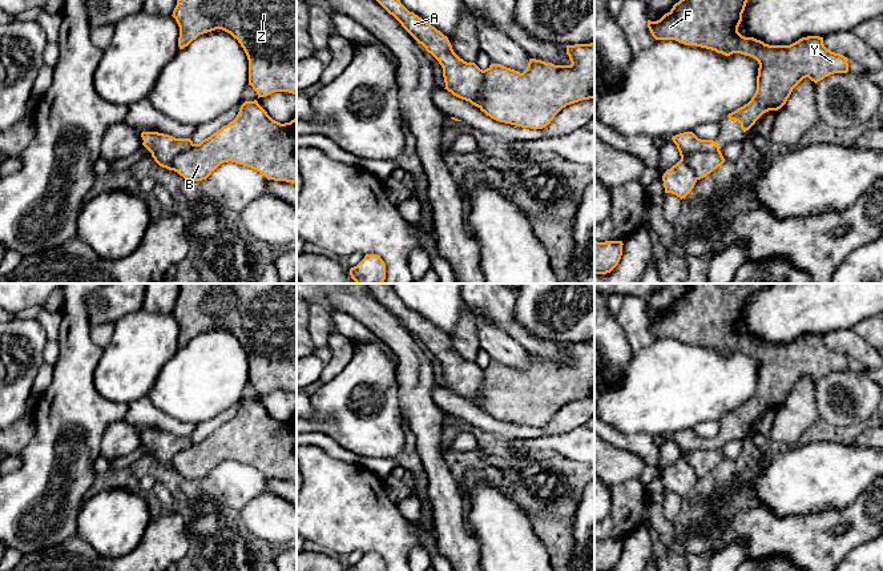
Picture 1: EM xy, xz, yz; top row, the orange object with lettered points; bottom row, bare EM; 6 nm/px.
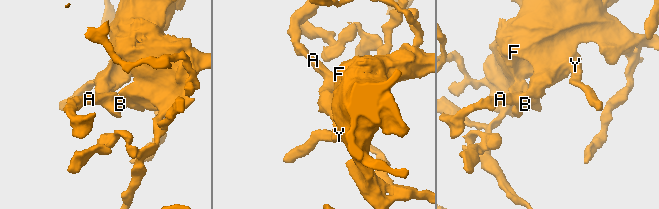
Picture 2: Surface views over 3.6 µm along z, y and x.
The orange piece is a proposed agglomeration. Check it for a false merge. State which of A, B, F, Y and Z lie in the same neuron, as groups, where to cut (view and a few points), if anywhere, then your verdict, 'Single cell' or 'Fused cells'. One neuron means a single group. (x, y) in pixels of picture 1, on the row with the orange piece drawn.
Groups: A B F Y Z. No split. Single cell

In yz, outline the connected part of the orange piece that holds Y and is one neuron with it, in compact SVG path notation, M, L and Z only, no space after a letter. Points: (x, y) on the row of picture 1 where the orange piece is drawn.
M680 0L660 20L648 20L648 28L656 40L676 40L685 45L695 45L715 51L725 56L741 53L755 59L759 64L757 91L743 106L727 114L729 120L741 124L743 132L769 110L781 109L793 89L806 77L815 84L834 73L848 72L848 59L831 52L823 44L823 37L807 36L790 45L769 45L738 32L747 0Z

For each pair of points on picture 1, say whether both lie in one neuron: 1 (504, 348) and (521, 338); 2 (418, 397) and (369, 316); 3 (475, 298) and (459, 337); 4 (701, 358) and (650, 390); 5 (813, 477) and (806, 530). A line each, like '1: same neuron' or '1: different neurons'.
1: different neurons
2: same neuron
3: different neurons
4: same neuron
5: different neurons

